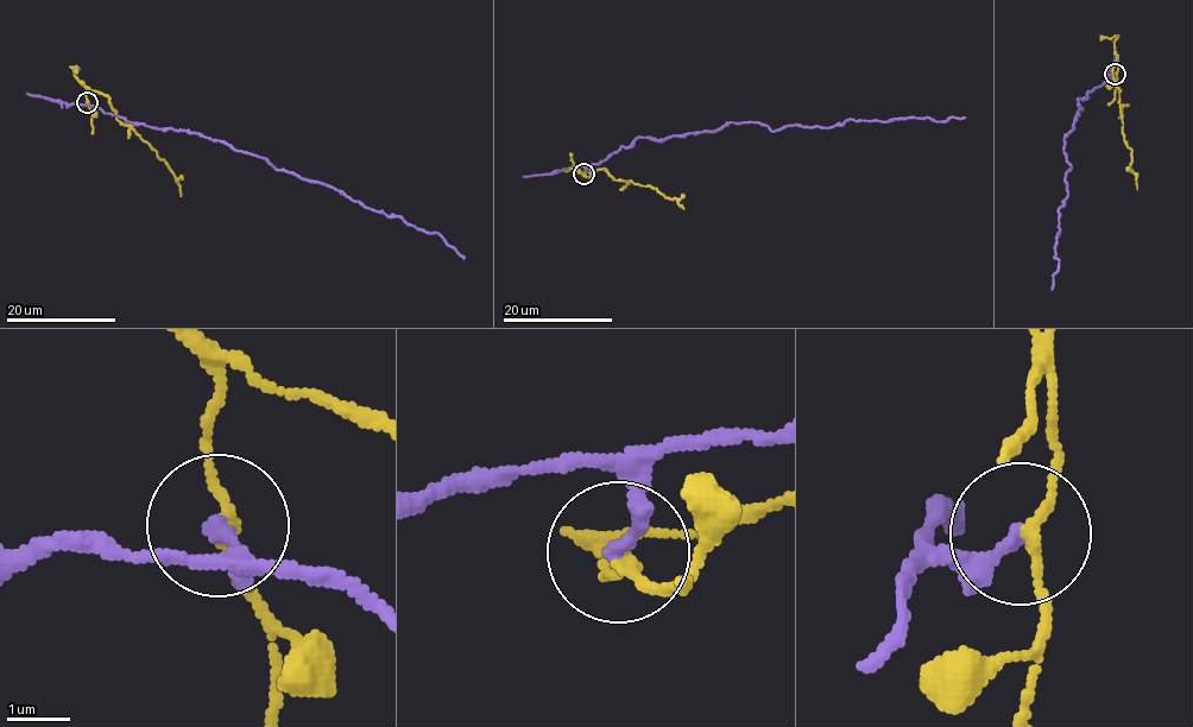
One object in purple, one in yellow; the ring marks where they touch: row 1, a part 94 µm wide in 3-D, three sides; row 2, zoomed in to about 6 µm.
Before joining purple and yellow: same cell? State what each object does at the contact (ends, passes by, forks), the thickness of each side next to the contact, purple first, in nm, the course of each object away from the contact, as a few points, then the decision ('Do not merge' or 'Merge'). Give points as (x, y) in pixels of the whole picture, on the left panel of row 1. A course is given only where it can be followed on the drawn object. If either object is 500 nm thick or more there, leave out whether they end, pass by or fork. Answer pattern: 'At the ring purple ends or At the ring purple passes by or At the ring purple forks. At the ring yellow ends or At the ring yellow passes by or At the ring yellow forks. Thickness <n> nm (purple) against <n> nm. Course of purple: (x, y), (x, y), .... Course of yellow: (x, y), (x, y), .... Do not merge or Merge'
At the ring purple ends. At the ring yellow passes by. Thickness 240 nm (purple) against 160 nm. Course of purple: (87, 101), (125, 121), (196, 132), (263, 157), (276, 169), (332, 185), (371, 209), (437, 233), (465, 259). Course of yellow: (87, 101), (88, 88), (109, 98), (115, 117), (152, 149), (174, 175), (181, 195). Do not merge

